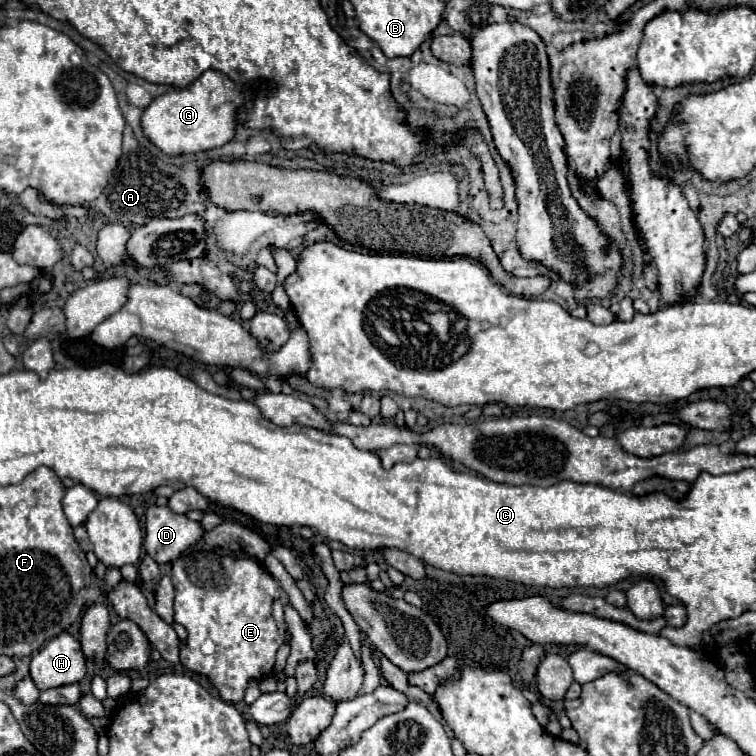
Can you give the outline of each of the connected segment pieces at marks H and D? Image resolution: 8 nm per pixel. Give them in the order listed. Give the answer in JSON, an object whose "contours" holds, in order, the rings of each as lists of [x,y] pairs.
{"contours":[[[[60,634],[34,652],[30,676],[38,690],[80,682],[86,674],[86,658],[80,642],[70,634]]],[[[150,506],[146,510],[146,552],[158,562],[174,562],[196,544],[206,530],[200,522],[190,520],[184,514],[172,512],[168,506]]]]}

